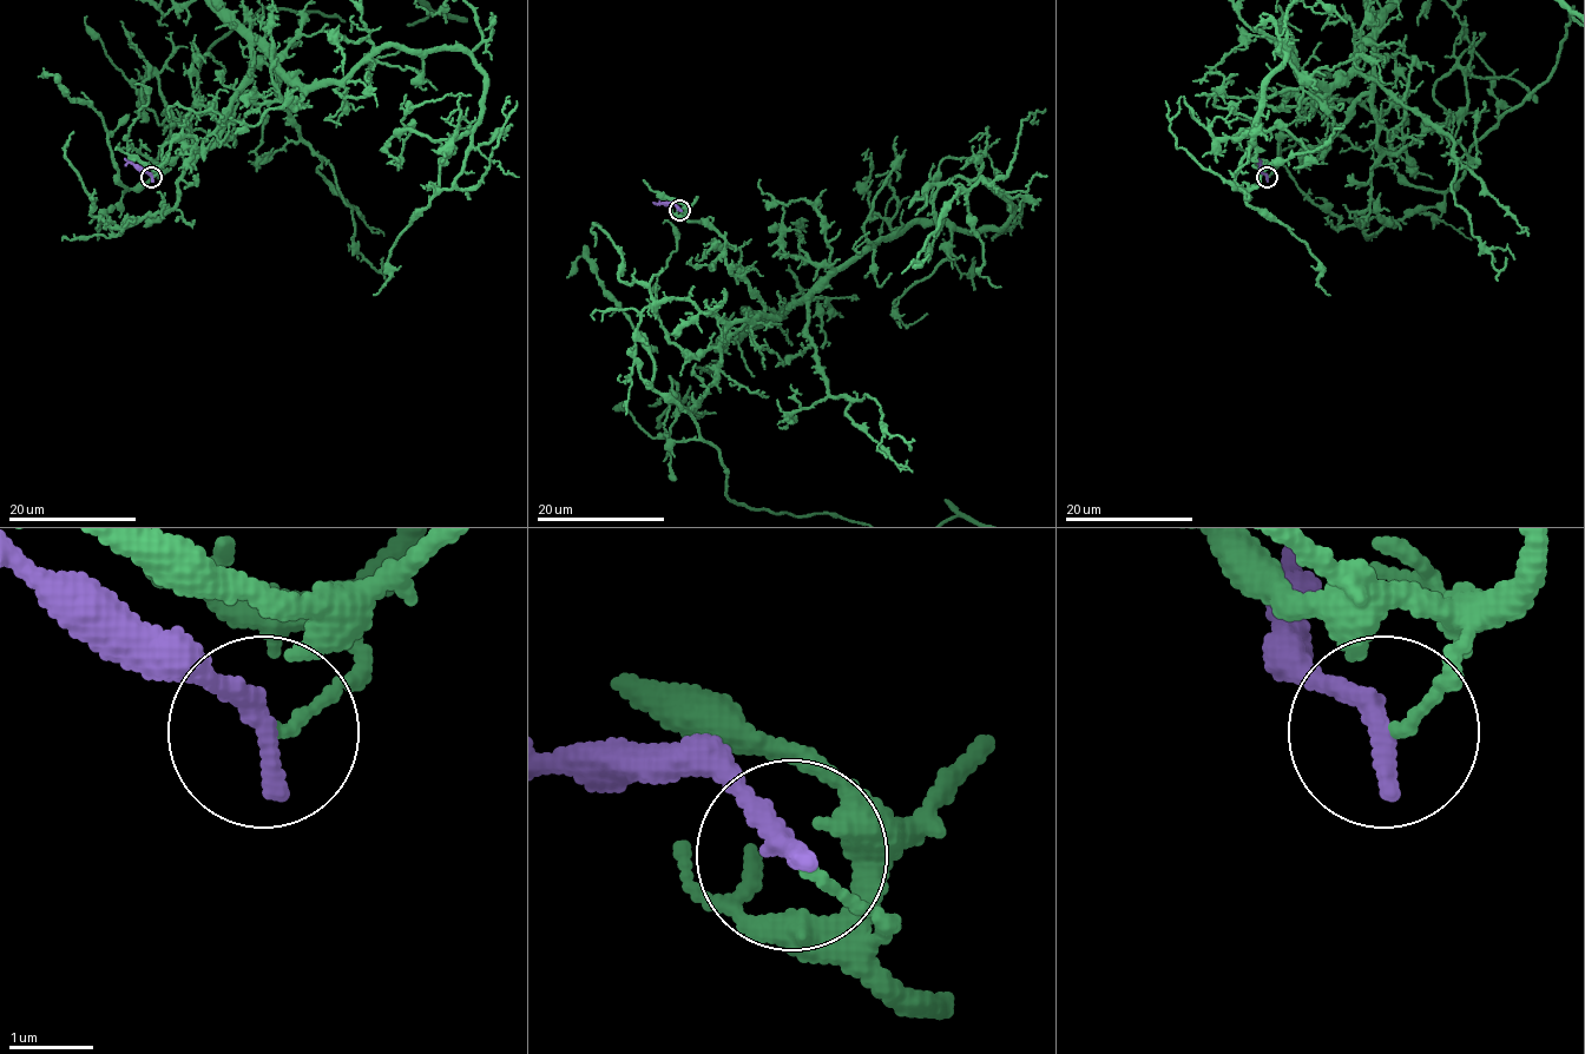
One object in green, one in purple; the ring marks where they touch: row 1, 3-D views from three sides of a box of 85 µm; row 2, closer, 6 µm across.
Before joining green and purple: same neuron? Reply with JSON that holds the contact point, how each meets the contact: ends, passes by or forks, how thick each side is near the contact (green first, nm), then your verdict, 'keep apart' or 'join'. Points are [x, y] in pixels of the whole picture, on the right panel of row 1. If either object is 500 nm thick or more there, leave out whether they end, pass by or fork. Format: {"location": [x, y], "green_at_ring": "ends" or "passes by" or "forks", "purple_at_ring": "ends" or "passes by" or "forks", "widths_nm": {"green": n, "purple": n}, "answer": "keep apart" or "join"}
{"location": [1267, 177], "green_at_ring": "ends", "purple_at_ring": "ends", "widths_nm": {"green": 120, "purple": 320}, "answer": "keep apart"}

